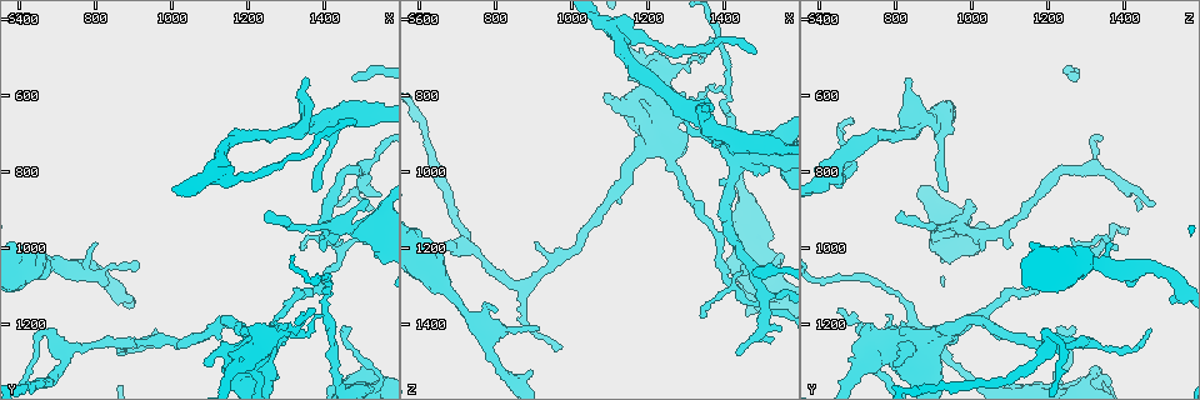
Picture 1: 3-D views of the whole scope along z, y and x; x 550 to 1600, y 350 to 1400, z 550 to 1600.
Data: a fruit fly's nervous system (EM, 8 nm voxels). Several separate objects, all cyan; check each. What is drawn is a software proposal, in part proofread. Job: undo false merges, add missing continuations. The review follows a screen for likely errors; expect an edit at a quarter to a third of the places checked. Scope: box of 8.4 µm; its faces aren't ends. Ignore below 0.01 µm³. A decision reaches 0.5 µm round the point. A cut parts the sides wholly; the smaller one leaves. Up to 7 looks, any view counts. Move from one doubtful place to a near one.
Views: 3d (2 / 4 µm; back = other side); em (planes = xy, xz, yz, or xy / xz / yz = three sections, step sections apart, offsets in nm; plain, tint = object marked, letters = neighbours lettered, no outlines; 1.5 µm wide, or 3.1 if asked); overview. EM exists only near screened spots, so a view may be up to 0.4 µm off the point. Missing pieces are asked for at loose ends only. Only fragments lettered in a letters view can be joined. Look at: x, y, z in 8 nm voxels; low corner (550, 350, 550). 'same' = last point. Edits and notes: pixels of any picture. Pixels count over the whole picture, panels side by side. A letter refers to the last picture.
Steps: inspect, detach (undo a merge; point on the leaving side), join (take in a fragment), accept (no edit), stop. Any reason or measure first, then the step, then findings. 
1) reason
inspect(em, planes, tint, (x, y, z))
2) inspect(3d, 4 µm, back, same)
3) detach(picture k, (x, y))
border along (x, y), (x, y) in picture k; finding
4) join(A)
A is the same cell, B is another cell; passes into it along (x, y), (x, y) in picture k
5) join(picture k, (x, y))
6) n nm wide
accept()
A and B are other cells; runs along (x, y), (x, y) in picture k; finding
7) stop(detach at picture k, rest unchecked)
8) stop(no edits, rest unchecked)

an open end
inspect(em, planes, letters, (1535, 895, 1440))

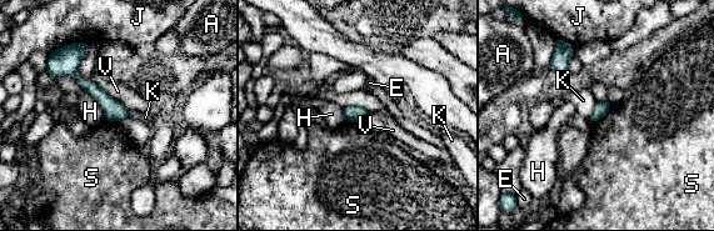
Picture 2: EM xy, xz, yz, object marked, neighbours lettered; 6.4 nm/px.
accept()
A, E, H, J, K, S and V are other cells; border along (89, 80), (98, 84), (130, 113) in picture 2; no lettered fragment goes on from it

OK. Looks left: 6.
free end
inspect(em, planes, letters, (910, 1250, 1195))

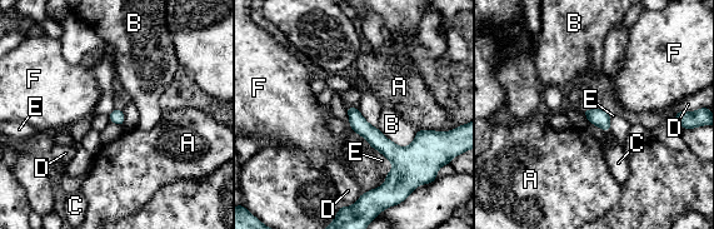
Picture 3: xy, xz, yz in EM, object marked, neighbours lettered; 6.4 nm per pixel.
accept()
A, B, C, D, E and F are other cells; runs along (350, 110), (392, 152), (427, 137) in picture 3; none of them fits

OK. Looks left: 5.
free end
inspect(em, planes, letters, (1490, 665, 690))

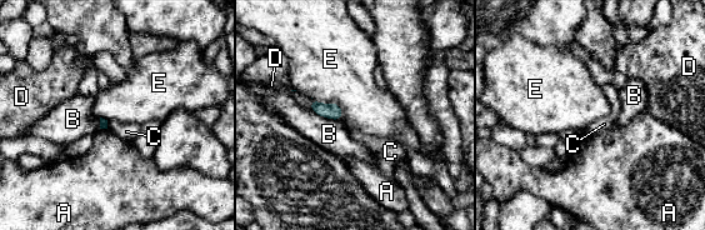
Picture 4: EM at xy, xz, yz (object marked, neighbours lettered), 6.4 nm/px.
E touches over 240 nm
accept()
A, B, C, D and E are other cells; border along (311, 96), (335, 103), (343, 116) in picture 4; none of them fits

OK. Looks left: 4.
stop(no edits, rest unchecked)

